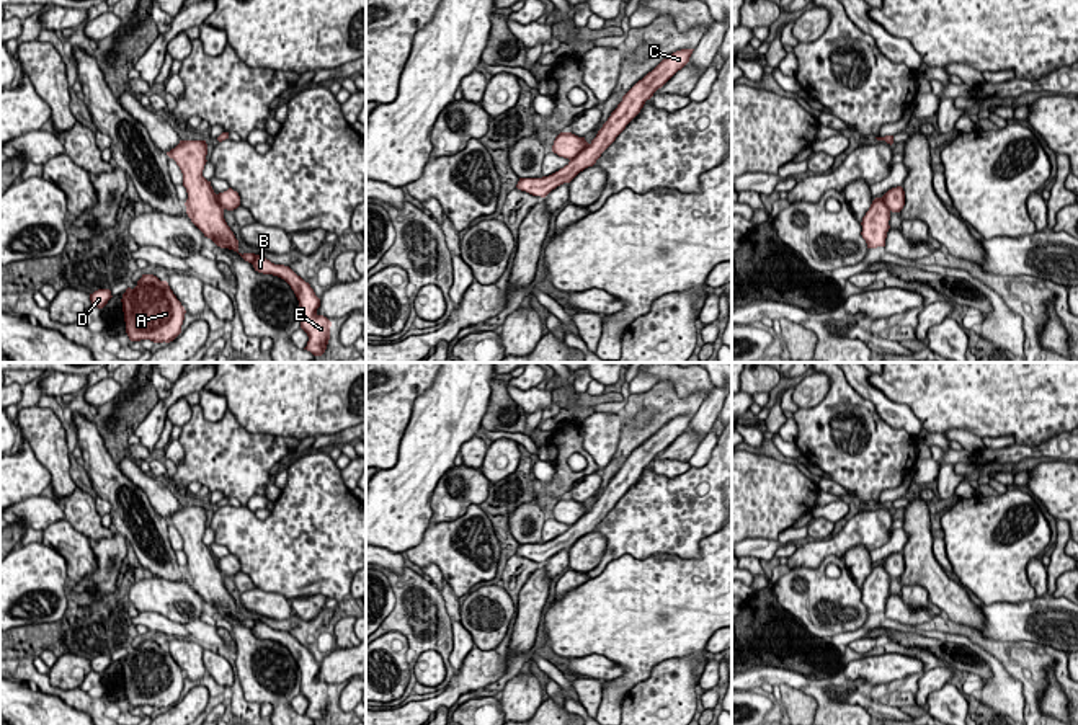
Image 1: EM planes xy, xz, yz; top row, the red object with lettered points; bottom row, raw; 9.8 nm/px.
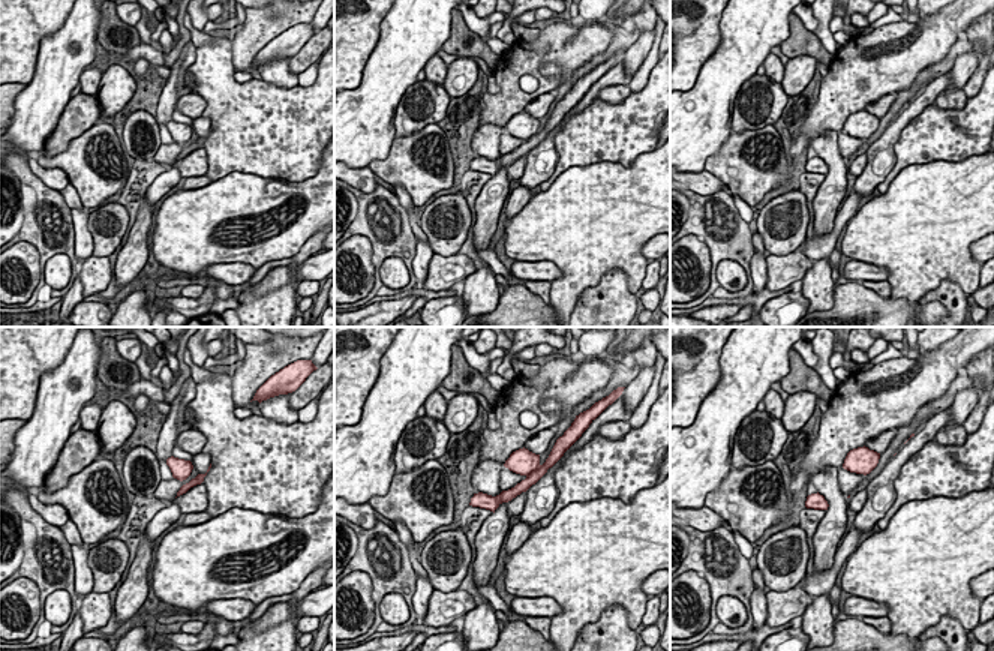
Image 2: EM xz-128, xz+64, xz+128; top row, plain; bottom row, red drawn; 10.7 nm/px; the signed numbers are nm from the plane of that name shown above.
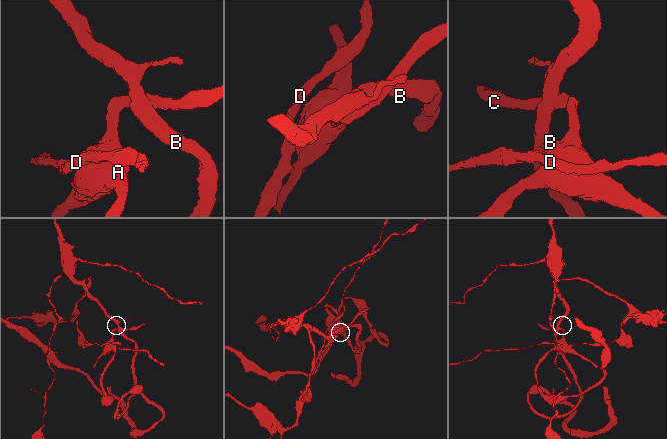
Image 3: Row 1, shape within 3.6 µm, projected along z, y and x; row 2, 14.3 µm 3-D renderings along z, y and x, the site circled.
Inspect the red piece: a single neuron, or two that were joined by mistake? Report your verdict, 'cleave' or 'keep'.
cleave

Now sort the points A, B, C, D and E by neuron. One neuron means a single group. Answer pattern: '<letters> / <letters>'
A C / B D E

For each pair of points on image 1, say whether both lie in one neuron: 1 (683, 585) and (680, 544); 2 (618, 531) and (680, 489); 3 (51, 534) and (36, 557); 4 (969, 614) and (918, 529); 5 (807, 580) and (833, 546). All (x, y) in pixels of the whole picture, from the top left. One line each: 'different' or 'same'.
1: different
2: same
3: different
4: same
5: different

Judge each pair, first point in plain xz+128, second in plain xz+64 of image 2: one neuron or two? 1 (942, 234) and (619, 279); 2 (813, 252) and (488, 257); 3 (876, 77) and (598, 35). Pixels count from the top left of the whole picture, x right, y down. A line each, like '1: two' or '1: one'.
1: two
2: one
3: one

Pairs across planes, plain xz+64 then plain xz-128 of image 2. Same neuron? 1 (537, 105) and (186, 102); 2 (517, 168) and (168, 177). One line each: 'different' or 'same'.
1: same
2: same

